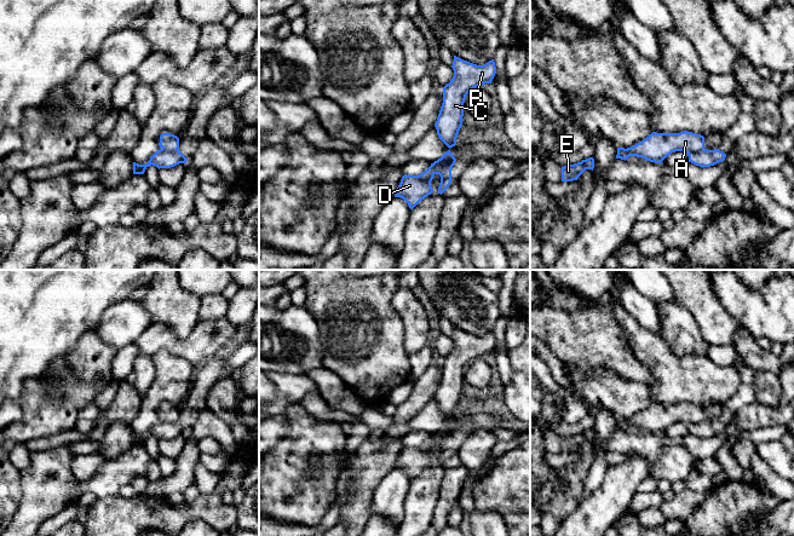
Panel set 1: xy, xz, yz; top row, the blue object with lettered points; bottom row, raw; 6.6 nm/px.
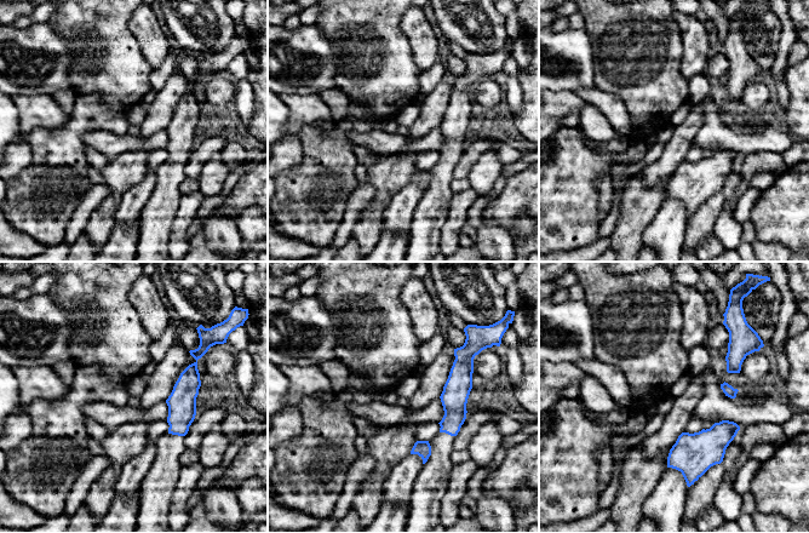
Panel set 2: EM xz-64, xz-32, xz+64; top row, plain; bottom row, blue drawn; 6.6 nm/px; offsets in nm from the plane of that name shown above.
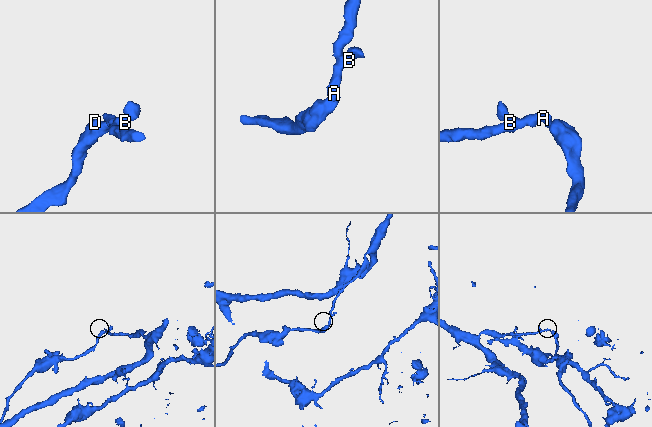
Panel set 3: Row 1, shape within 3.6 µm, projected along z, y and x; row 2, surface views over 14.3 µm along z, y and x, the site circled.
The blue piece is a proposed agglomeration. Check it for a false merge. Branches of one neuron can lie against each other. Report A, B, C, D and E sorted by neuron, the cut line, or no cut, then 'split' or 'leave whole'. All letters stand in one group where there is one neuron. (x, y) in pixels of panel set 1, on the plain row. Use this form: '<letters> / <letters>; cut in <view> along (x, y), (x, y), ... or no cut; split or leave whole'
A B C E / D; cut in xz along (454, 428), (443, 437), (433, 434); split

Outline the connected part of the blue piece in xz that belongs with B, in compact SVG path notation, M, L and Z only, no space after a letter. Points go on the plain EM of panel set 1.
M454 327L451 339L454 347L443 358L443 374L435 394L439 410L449 420L456 416L466 367L478 357L491 355L496 345L494 330L484 336L477 336Z

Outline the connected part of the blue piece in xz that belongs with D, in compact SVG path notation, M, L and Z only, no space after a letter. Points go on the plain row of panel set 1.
M453 430L444 438L431 434L431 437L419 446L404 445L395 468L403 469L408 474L409 479L413 480L420 472L433 463L431 453L436 445L441 448L438 465L442 466L451 455L451 439L455 433L456 430Z

